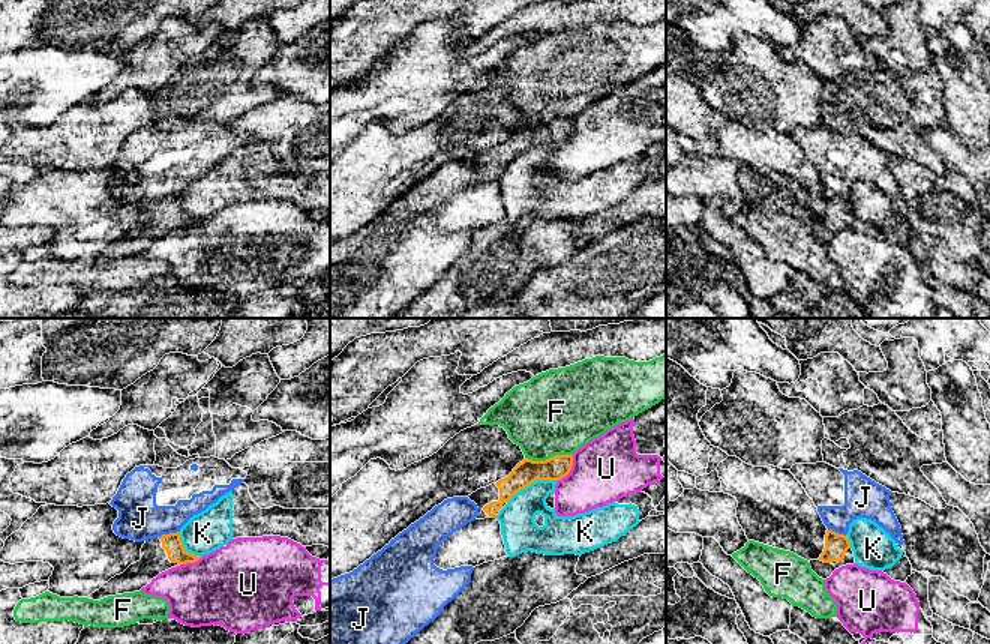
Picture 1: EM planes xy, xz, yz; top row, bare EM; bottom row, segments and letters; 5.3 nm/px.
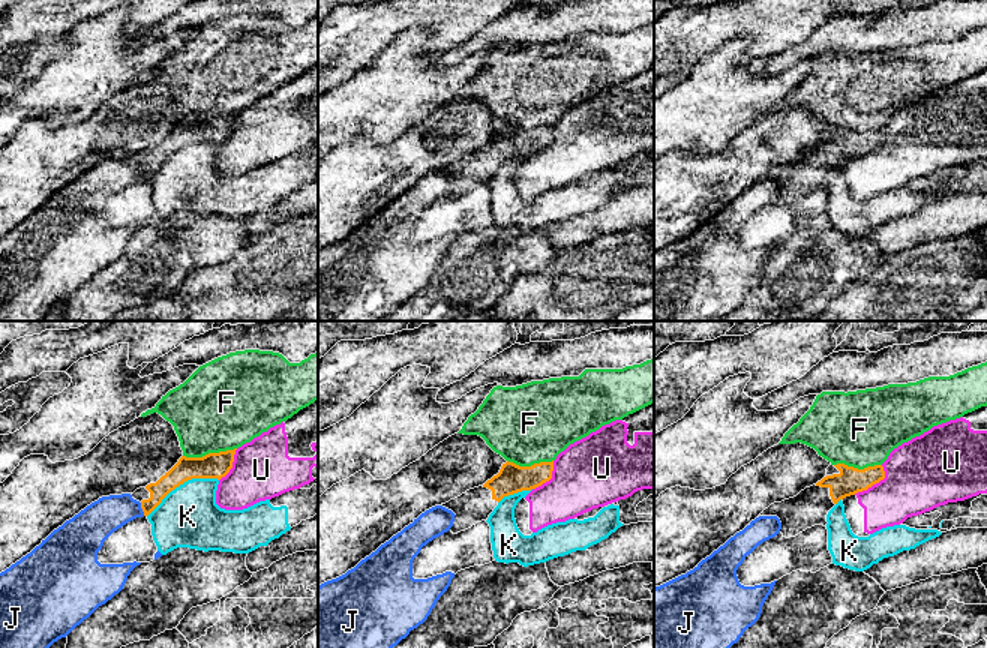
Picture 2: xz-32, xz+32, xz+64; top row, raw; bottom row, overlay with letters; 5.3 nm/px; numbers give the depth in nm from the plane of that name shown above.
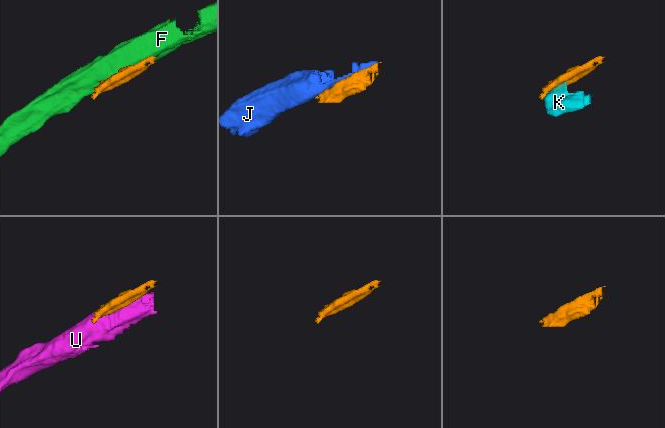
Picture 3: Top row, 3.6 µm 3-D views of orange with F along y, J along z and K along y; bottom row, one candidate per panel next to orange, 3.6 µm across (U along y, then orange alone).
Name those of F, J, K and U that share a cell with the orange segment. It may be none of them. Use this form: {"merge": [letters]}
{"merge": []}

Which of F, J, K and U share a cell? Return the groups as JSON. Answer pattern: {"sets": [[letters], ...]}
{"sets": [["F"], ["J"], ["K"], ["U"]]}

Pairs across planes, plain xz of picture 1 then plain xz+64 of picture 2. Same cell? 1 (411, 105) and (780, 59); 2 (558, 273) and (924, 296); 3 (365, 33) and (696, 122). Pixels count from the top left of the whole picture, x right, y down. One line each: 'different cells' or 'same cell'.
1: different cells
2: same cell
3: different cells

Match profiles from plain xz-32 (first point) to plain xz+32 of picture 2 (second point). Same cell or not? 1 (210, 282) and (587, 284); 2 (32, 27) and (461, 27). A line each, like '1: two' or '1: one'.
1: one
2: one

